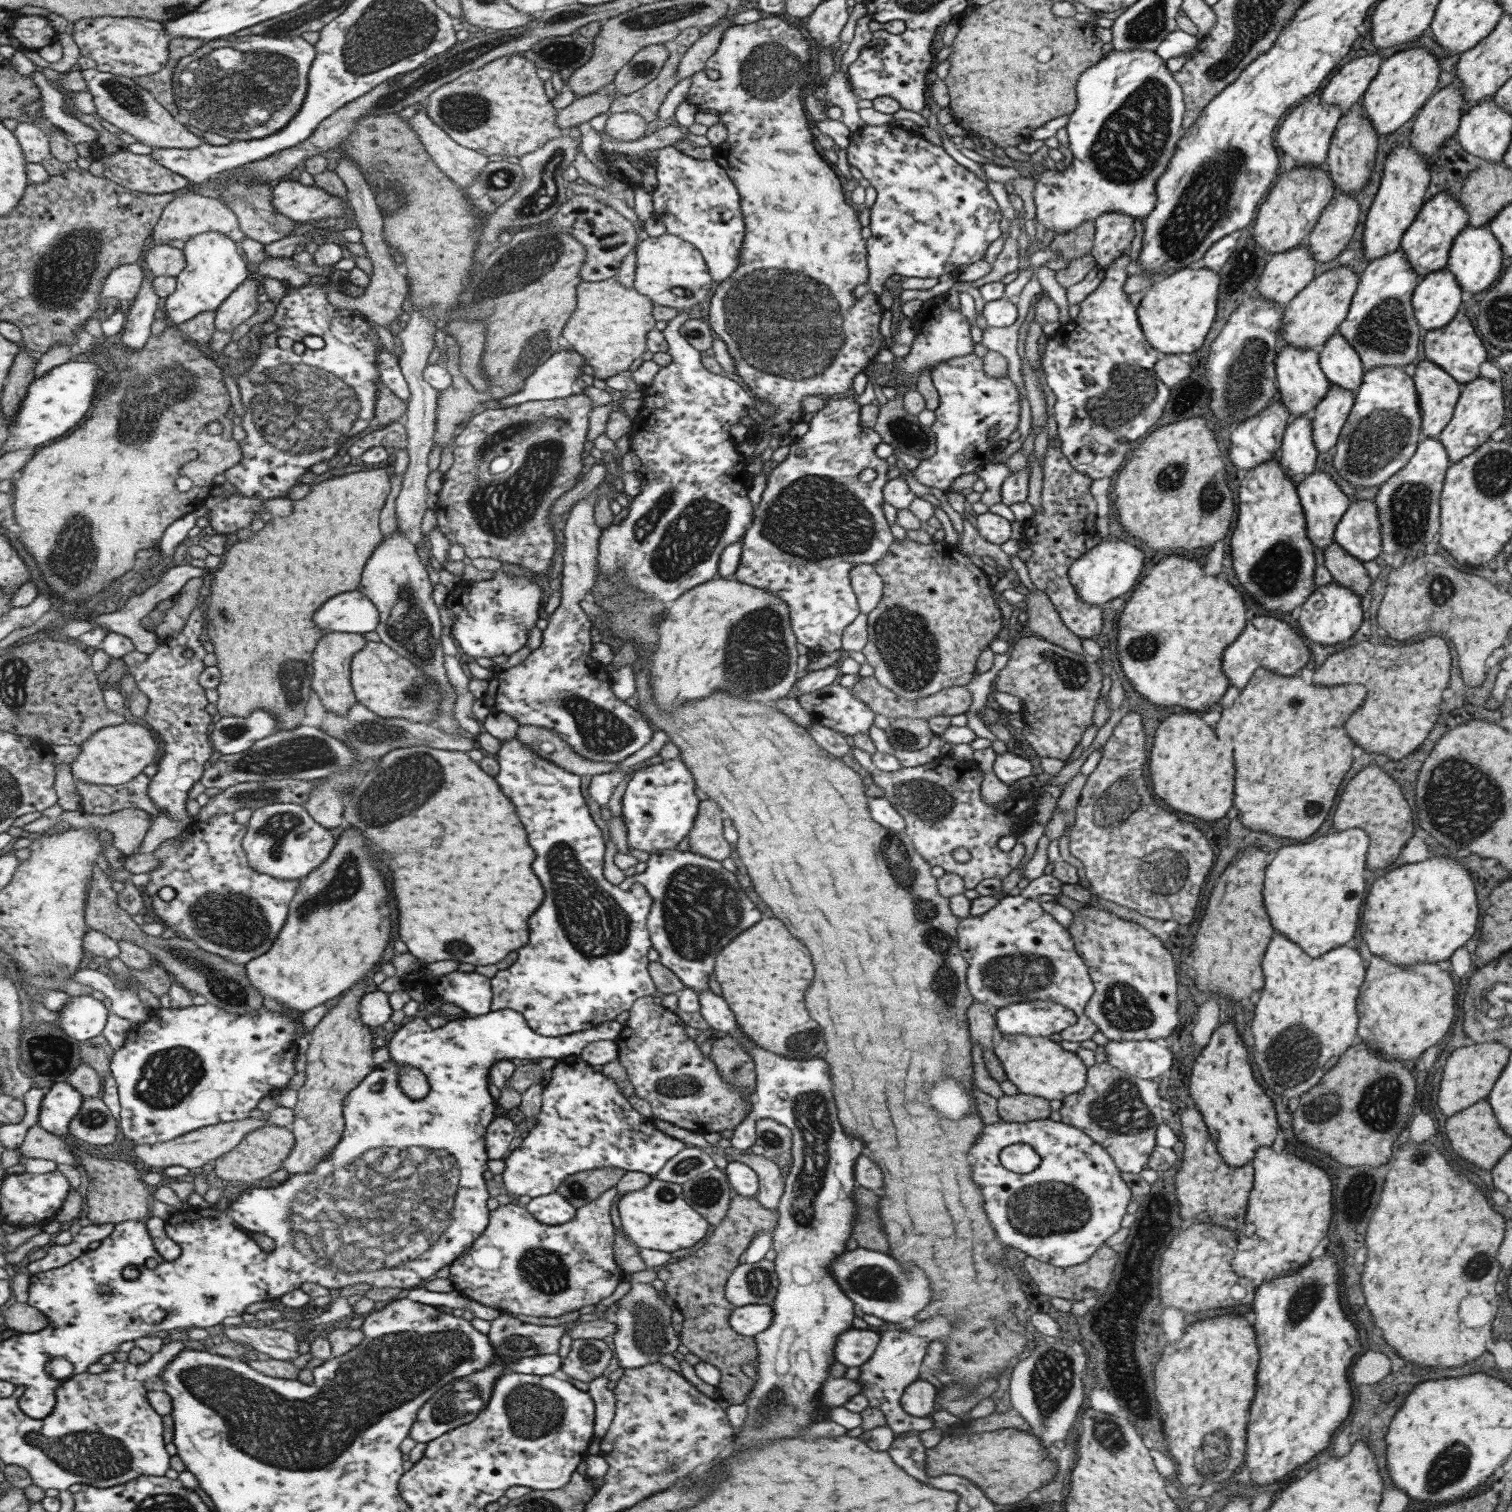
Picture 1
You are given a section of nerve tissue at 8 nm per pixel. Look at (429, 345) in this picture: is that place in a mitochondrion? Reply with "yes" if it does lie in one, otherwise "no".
no

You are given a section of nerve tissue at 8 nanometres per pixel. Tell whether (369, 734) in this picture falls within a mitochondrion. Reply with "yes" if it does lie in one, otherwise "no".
yes

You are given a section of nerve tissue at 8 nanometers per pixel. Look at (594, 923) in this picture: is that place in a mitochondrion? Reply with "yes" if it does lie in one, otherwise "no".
yes

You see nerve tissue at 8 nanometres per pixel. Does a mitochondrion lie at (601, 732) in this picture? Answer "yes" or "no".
yes

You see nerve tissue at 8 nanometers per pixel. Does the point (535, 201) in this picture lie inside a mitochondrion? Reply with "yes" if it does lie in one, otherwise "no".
yes

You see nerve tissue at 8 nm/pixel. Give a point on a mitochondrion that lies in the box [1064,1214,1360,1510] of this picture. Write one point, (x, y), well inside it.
(1215, 1446)

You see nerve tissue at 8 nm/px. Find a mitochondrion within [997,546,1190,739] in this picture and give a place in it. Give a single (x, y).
(1073, 674)

